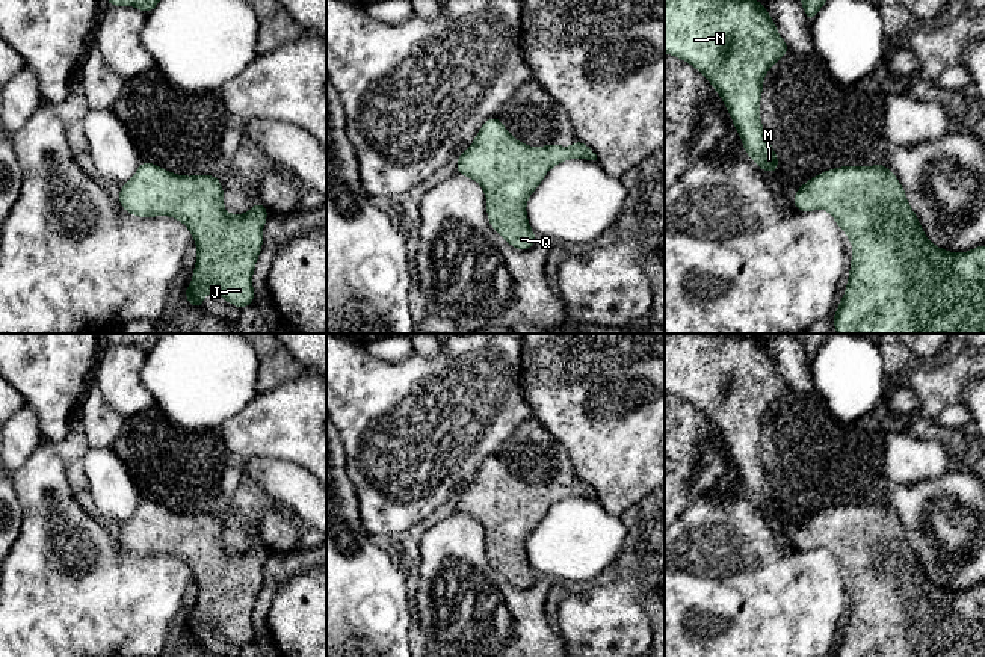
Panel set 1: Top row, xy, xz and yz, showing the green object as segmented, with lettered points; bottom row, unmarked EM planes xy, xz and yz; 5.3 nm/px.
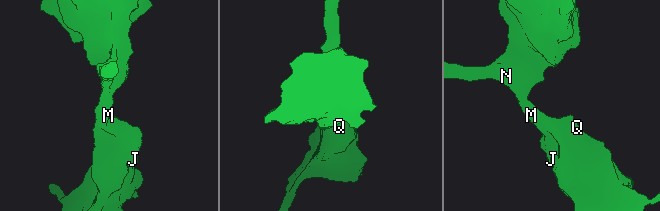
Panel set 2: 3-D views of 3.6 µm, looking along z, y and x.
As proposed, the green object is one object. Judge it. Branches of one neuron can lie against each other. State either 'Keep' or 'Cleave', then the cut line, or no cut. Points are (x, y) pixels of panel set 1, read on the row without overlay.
Keep. No split

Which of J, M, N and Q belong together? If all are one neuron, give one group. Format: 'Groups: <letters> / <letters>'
Groups: J M N Q

